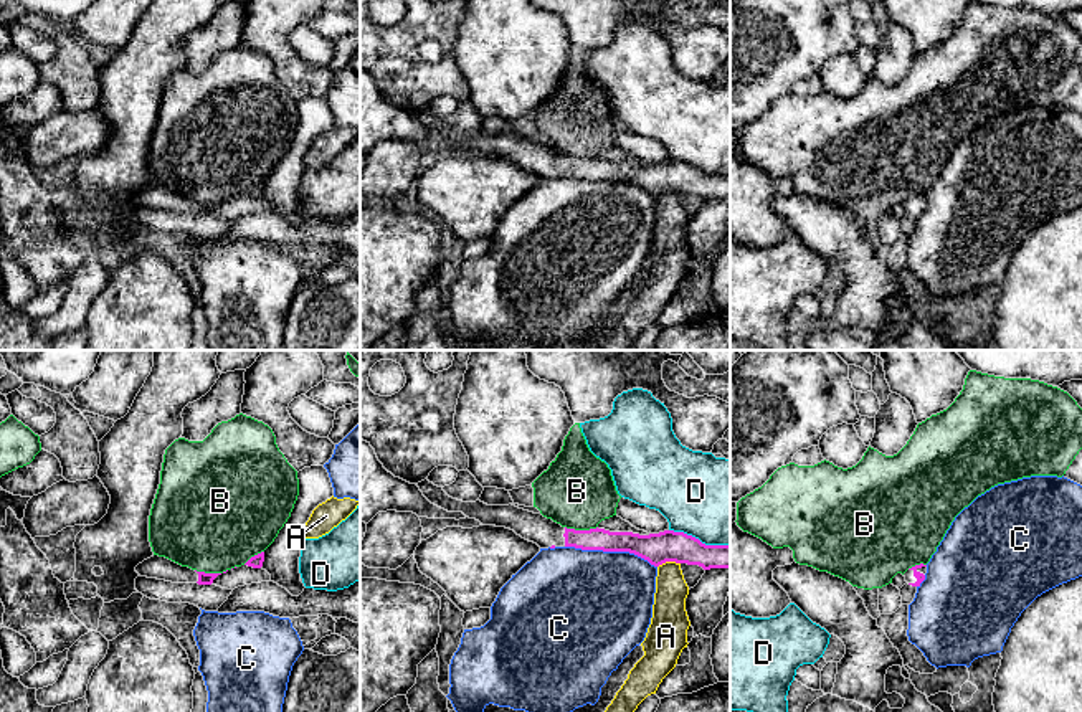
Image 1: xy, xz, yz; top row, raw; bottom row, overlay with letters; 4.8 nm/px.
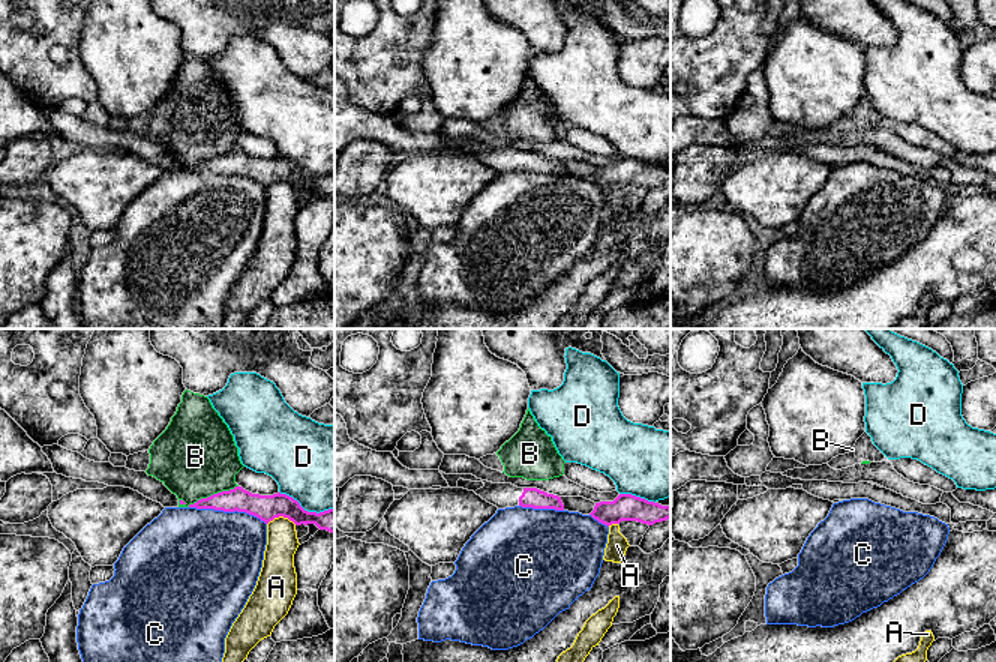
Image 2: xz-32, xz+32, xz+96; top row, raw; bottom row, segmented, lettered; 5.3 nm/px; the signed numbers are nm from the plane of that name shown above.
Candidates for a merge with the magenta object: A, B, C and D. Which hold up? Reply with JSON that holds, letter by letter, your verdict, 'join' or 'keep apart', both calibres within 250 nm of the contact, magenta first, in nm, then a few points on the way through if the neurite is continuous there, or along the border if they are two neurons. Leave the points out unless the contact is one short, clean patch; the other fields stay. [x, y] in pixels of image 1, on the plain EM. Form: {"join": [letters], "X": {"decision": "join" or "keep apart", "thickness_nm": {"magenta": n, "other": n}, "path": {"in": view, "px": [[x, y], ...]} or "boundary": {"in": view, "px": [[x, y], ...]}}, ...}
{"join": [], "A": {"decision": "keep apart", "thickness_nm": {"magenta": 150, "other": 160}, "boundary": {"in": "xz", "px": [[679, 192], [663, 192], [658, 197]]}}, "B": {"decision": "keep apart", "thickness_nm": {"magenta": 110, "other": 360}, "boundary": {"in": "xz", "px": [[565, 156], [575, 159], [597, 157]]}}, "C": {"decision": "keep apart", "thickness_nm": {"magenta": 150, "other": 480}}, "D": {"decision": "keep apart", "thickness_nm": {"magenta": 150, "other": 420}}}

